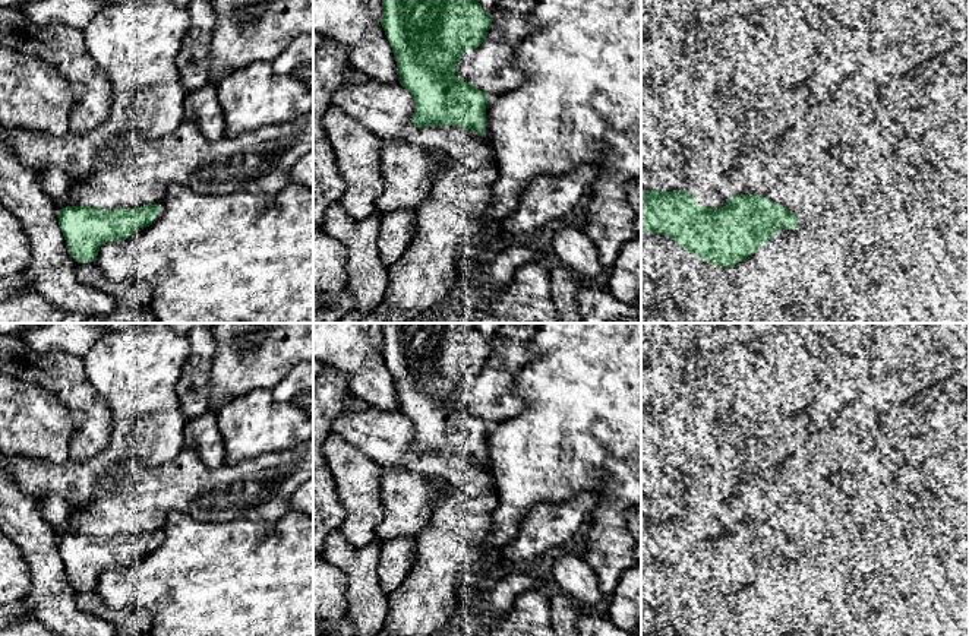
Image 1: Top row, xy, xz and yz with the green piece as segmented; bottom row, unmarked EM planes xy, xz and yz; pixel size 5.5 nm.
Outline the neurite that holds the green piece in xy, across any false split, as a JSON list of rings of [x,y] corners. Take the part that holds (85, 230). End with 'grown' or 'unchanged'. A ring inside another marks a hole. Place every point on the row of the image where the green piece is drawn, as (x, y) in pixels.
[[[164,202],[116,209],[66,206],[59,211],[59,225],[70,254],[88,263],[97,260],[104,243],[129,238],[160,219],[164,209]]] | grown

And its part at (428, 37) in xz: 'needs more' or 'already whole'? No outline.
needs more

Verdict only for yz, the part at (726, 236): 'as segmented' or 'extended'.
extended

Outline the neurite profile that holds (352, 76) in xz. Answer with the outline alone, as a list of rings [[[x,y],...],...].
[[[350,66],[345,72],[344,72],[344,82],[343,85],[357,85],[357,83],[366,83],[372,80],[367,75],[356,70],[353,66]]]

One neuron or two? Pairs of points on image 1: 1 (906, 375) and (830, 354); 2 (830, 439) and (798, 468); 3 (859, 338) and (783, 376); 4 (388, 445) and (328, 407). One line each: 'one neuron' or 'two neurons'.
1: two neurons
2: two neurons
3: two neurons
4: two neurons

